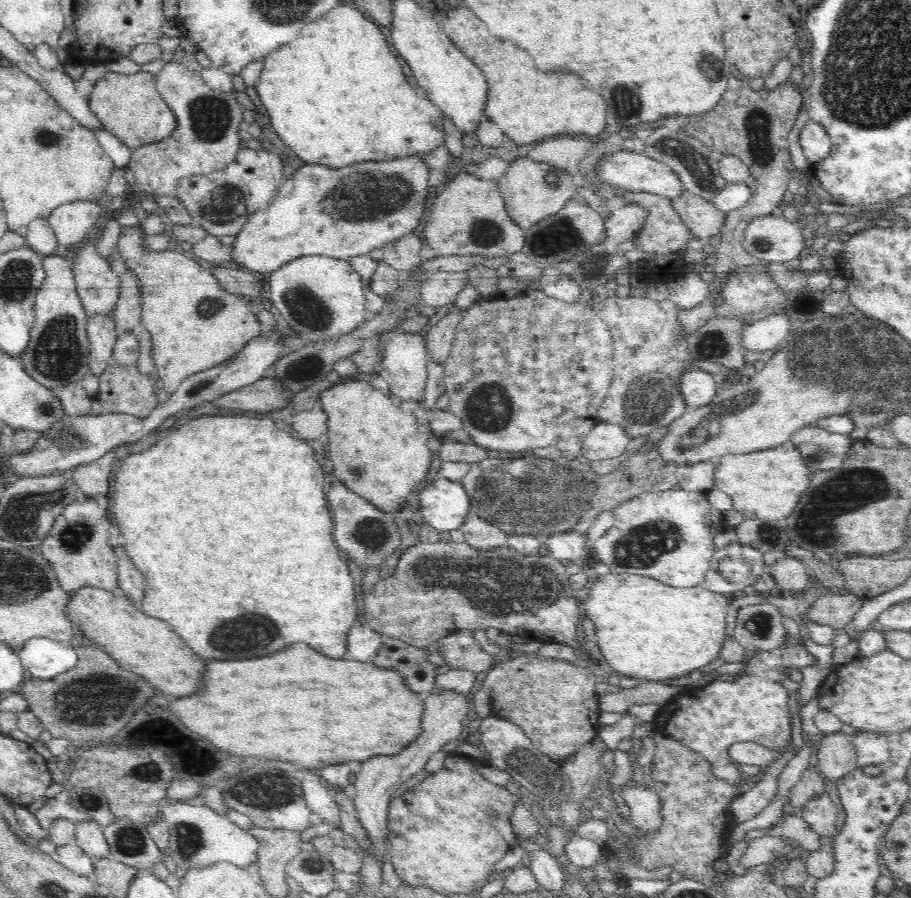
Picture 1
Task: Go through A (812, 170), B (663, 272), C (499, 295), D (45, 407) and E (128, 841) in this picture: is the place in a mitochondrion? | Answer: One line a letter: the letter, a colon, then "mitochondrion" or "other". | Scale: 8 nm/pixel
A: other
B: other
C: other
D: mitochondrion
E: mitochondrion

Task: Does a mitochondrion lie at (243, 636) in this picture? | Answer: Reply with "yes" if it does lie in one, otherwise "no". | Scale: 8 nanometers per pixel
yes

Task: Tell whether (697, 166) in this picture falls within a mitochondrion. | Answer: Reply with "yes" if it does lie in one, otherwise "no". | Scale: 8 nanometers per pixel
yes

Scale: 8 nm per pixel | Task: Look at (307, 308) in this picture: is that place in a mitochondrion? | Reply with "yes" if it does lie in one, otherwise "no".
yes

